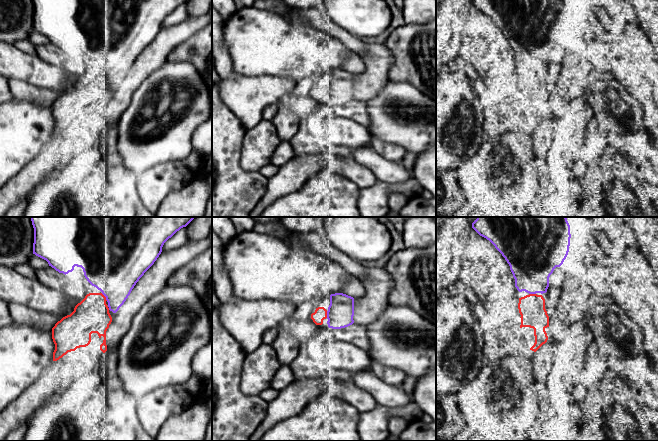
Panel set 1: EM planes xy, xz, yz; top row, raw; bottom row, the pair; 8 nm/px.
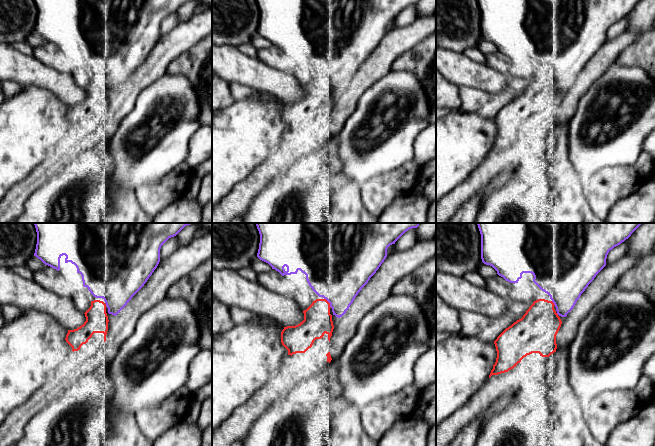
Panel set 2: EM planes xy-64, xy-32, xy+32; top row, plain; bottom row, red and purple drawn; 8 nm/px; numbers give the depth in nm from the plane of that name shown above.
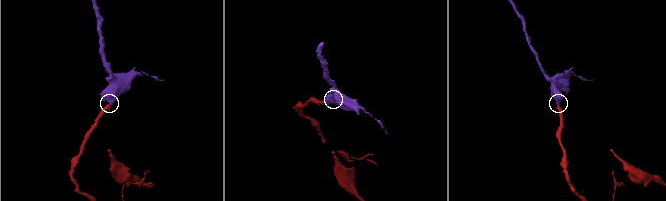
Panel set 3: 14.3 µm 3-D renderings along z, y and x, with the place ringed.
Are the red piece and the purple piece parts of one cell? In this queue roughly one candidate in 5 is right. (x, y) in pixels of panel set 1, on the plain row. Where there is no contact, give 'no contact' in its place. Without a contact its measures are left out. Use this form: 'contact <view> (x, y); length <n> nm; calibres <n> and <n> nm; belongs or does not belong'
contact xy (105, 73); length 80 nm; calibres 280 and 440 nm; belongs

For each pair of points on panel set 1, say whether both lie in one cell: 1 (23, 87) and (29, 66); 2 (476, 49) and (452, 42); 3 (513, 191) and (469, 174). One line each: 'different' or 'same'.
1: different
2: different
3: same

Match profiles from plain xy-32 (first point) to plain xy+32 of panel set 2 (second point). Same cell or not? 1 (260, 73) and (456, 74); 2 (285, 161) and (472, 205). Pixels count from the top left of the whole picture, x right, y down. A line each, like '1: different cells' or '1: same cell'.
1: same cell
2: different cells

